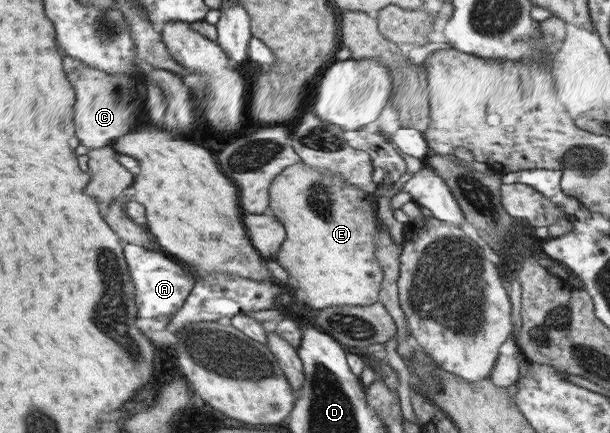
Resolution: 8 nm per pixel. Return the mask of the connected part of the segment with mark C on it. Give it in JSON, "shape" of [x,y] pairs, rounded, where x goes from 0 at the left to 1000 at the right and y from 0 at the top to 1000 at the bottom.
{"shape":[[[113,136],[107,139],[107,169],[120,192],[121,217],[126,217],[126,231],[121,233],[121,305],[130,333],[144,344],[184,337],[185,326],[200,316],[203,305],[223,296],[223,291],[213,291],[213,286],[223,286],[223,263],[226,263],[226,245],[220,240],[220,185],[207,180],[207,171],[177,171],[138,150],[131,141]]]}

